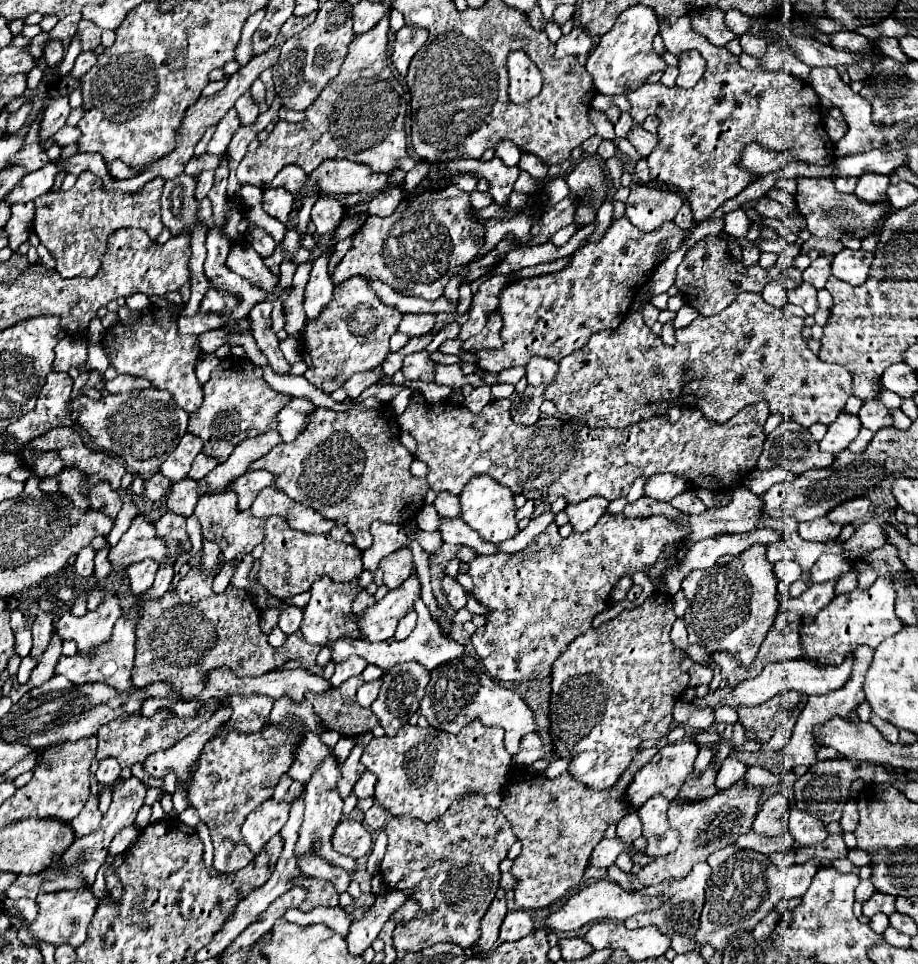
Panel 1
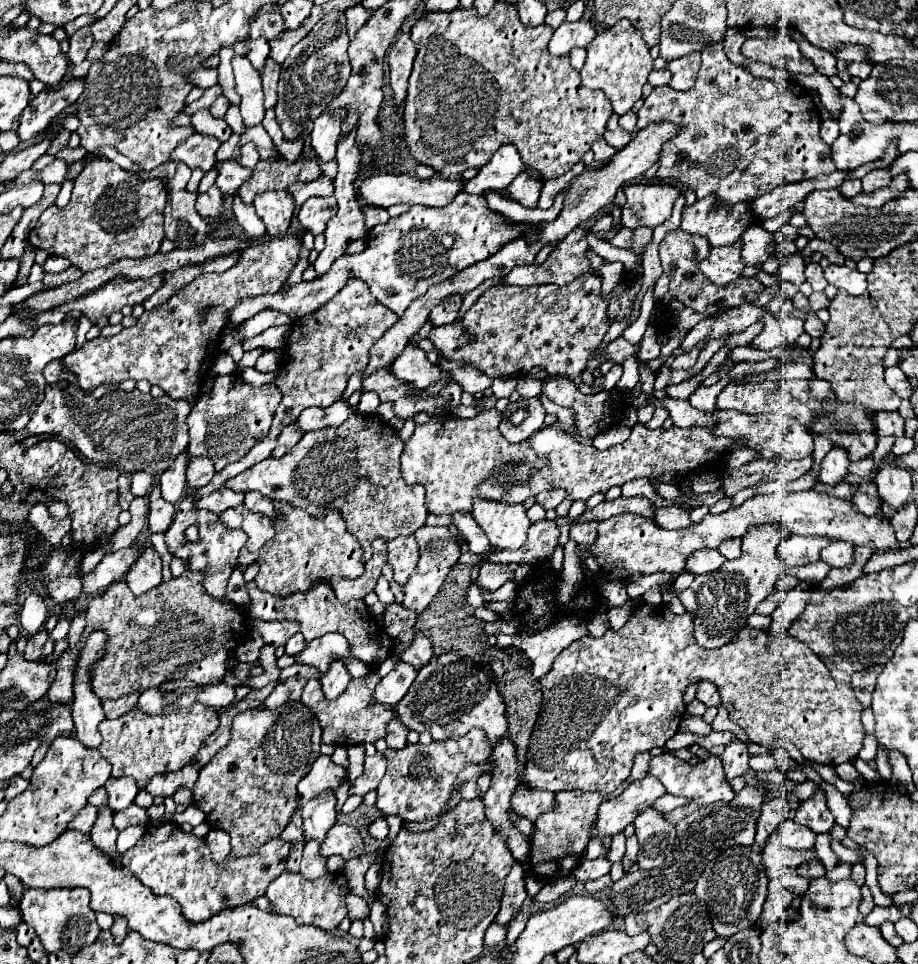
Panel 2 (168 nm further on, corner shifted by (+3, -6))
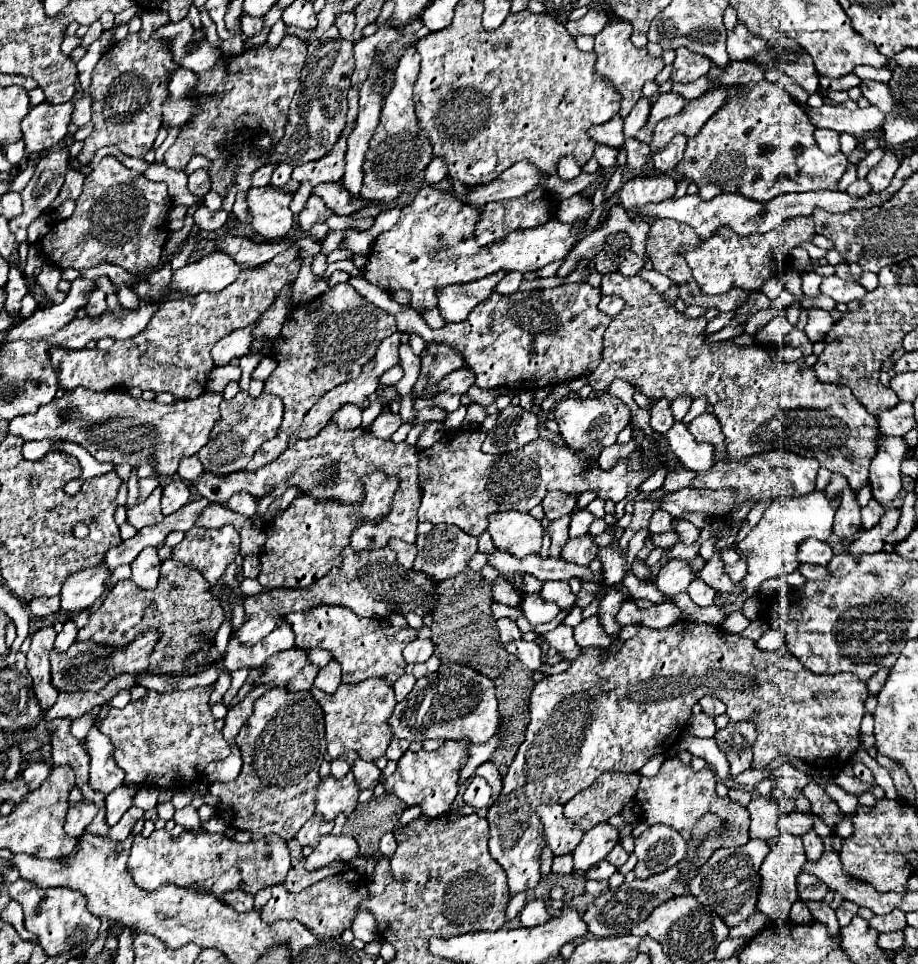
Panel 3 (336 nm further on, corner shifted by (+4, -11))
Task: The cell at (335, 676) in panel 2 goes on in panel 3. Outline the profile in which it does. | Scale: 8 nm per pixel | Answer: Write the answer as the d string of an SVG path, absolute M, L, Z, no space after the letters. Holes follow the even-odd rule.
M332 660L328 662L316 676L314 688L324 690L326 694L334 694L334 690L340 686L340 666Z

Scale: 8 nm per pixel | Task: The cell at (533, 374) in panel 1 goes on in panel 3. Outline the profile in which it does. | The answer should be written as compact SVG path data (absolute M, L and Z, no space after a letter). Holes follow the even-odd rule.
M600 392L594 400L590 398L564 398L554 408L554 420L558 422L558 430L562 440L566 442L572 452L598 462L598 456L602 448L598 446L612 446L618 438L618 434L630 424L630 410L628 406L610 396L608 392Z

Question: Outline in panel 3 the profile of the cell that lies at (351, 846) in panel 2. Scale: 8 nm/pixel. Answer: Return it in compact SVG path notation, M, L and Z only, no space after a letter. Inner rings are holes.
M326 834L320 838L320 844L312 850L312 854L306 858L304 868L306 870L318 870L332 862L346 862L348 858L354 858L358 854L358 844L350 836L332 836Z

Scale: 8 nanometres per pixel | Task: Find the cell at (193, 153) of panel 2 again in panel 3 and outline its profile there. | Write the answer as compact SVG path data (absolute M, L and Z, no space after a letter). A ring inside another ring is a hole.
M196 170L194 174L188 176L188 190L194 194L194 196L200 196L204 198L210 190L210 178L206 174L206 170Z

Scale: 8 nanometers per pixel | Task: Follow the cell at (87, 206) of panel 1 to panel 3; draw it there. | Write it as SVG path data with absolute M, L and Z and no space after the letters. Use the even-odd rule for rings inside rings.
M104 156L100 164L92 170L92 174L86 176L84 190L80 198L76 200L76 210L72 218L54 224L50 232L42 236L42 240L38 242L38 248L58 268L86 270L86 268L98 266L104 260L108 260L108 262L122 266L130 274L138 274L146 268L154 268L160 260L162 246L168 240L166 214L170 208L172 208L172 198L168 194L166 182L150 182L140 172L126 168L116 156Z

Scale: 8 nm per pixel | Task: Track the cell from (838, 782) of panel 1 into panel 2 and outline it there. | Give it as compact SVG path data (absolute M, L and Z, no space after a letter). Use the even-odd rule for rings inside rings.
M815 785L813 797L809 797L807 801L799 801L799 807L795 811L795 821L811 827L811 831L815 833L827 833L835 825L835 817L829 811L825 793L819 785Z

